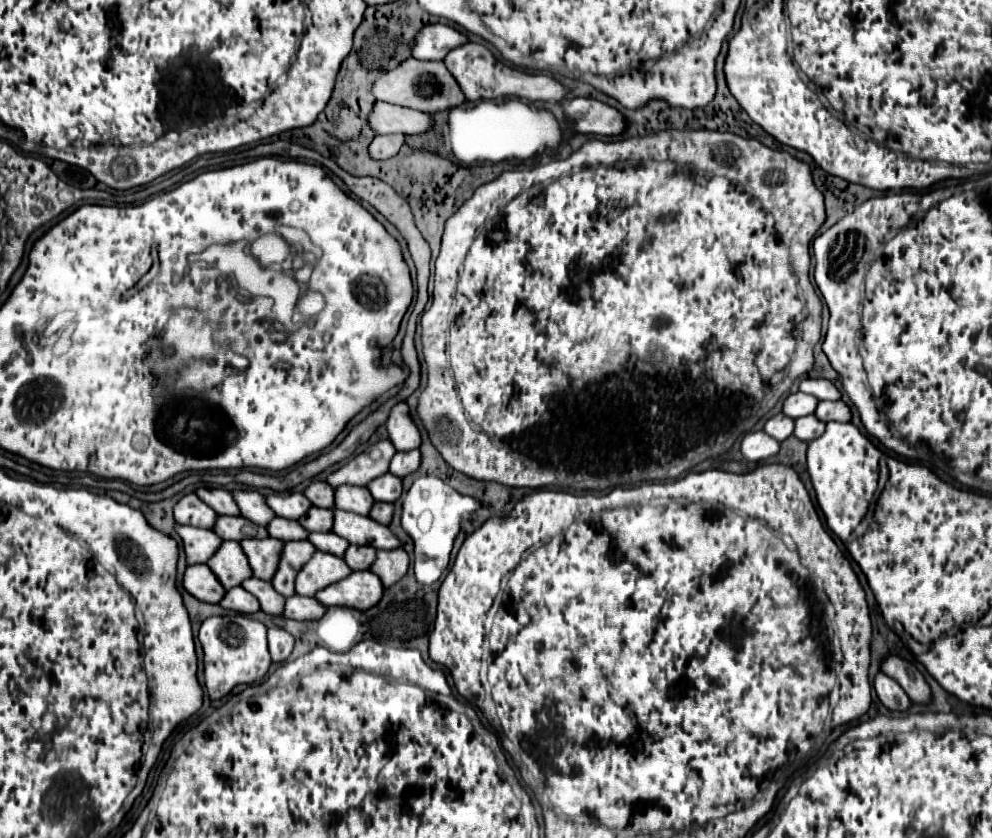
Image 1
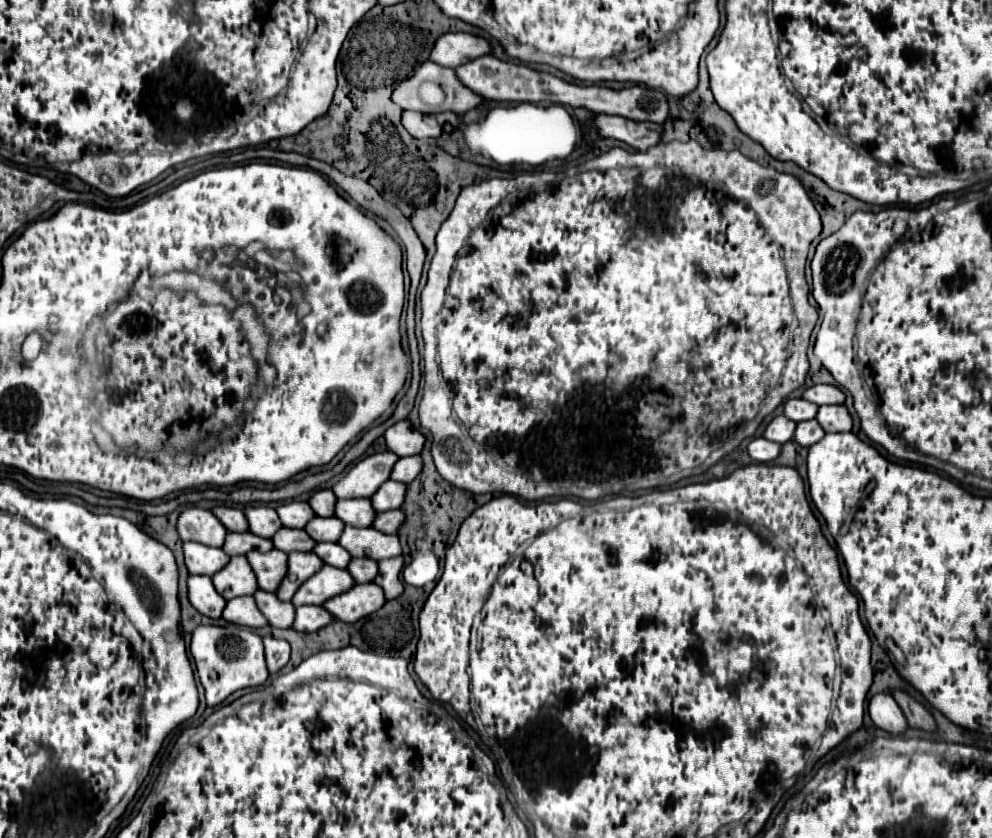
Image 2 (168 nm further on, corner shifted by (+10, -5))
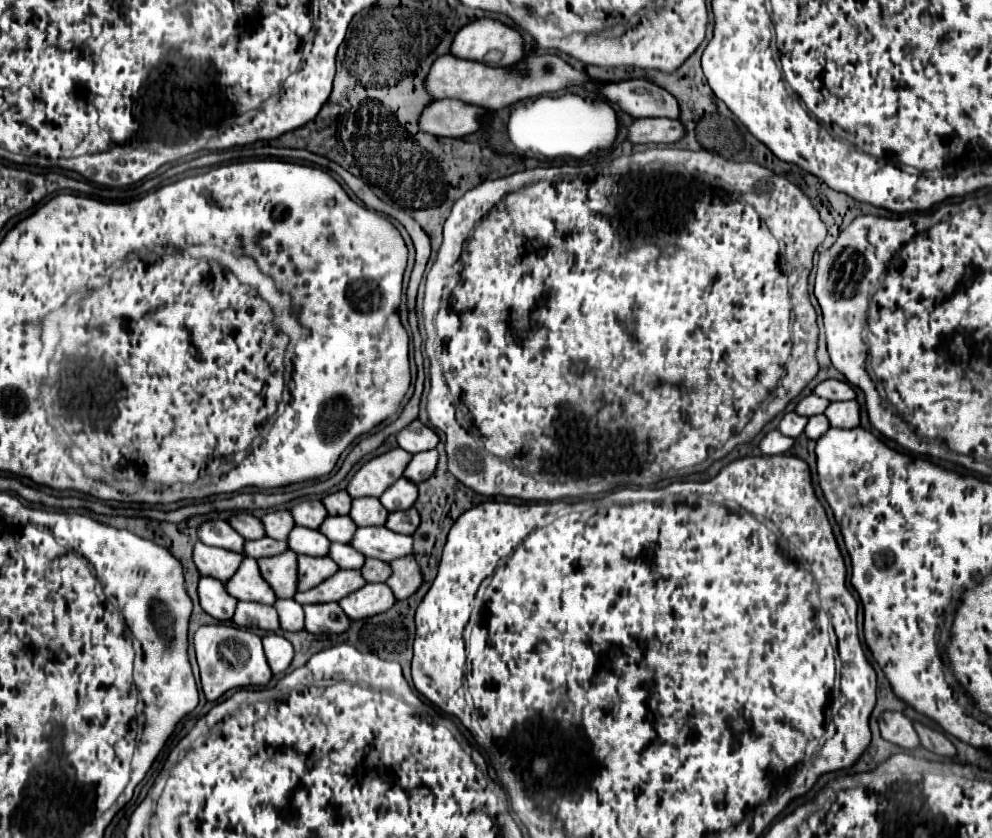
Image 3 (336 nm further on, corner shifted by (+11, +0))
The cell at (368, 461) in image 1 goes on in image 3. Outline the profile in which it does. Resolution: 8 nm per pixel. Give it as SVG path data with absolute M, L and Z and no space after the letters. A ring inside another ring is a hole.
M392 449L384 455L378 455L362 465L362 469L352 477L348 493L352 497L380 497L392 483L404 475L404 467L410 463L412 453Z

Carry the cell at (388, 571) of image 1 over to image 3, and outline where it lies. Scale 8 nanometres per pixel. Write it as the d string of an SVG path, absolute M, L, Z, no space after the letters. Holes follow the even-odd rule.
M412 555L396 559L390 563L392 567L392 577L386 581L388 587L394 591L396 599L408 599L418 591L422 585L422 571L420 565Z

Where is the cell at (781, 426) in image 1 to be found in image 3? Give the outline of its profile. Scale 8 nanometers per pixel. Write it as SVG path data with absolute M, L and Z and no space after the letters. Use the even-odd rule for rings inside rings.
M786 413L786 415L782 417L778 429L780 429L784 435L788 435L788 437L798 437L798 435L804 431L806 423L808 423L808 417L802 417L802 415L796 415L796 413Z

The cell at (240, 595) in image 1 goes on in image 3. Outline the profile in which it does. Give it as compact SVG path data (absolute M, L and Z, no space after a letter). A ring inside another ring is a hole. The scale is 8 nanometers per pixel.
M240 601L232 621L238 627L248 627L248 629L264 629L264 631L278 631L280 629L276 609L268 607L268 605L260 605L260 603Z

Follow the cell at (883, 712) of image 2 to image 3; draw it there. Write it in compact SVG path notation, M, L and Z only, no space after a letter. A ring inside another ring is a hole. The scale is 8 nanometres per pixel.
M886 713L878 719L882 737L904 751L914 751L920 747L920 739L912 727L912 723L902 715L902 713Z

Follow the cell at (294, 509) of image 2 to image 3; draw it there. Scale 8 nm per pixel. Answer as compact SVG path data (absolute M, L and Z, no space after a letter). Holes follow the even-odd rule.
M312 499L312 501L302 501L292 509L292 517L296 521L296 525L308 527L308 529L318 529L320 523L328 517L326 507L322 505L320 499Z

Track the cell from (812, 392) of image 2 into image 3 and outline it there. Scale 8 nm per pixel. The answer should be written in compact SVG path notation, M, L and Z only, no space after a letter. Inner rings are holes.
M828 379L828 381L822 381L816 385L814 393L818 397L824 397L828 401L850 401L850 399L856 399L856 393L852 389L850 383L846 381L834 381L834 379Z

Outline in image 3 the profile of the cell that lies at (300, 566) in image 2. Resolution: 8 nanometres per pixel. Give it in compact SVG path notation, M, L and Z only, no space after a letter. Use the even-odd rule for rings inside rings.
M298 557L298 591L308 591L336 573L340 567L330 557Z

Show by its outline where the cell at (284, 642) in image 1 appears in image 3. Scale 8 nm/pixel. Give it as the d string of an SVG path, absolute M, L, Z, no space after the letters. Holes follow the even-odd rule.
M266 633L262 637L264 643L264 653L268 657L268 665L274 673L282 673L288 669L288 665L292 663L294 657L294 649L292 643L288 639L284 639L278 633Z

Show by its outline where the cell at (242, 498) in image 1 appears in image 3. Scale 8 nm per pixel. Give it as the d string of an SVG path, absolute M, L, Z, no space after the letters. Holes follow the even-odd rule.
M274 511L262 517L262 523L266 527L266 535L272 539L288 539L288 531L292 531L292 527L296 525L292 519L290 511Z

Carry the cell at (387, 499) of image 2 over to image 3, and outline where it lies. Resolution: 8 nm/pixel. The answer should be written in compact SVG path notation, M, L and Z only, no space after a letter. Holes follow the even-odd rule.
M400 479L396 481L392 487L388 487L388 491L380 497L382 505L394 513L394 511L406 511L410 509L418 499L418 489L416 489L416 483L408 481L408 479Z

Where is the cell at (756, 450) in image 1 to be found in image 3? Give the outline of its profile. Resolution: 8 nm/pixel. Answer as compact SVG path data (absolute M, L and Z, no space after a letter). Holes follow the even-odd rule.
M778 429L766 433L766 437L760 441L760 449L764 455L778 455L778 453L786 453L790 451L790 447L794 445L792 437L782 435Z

